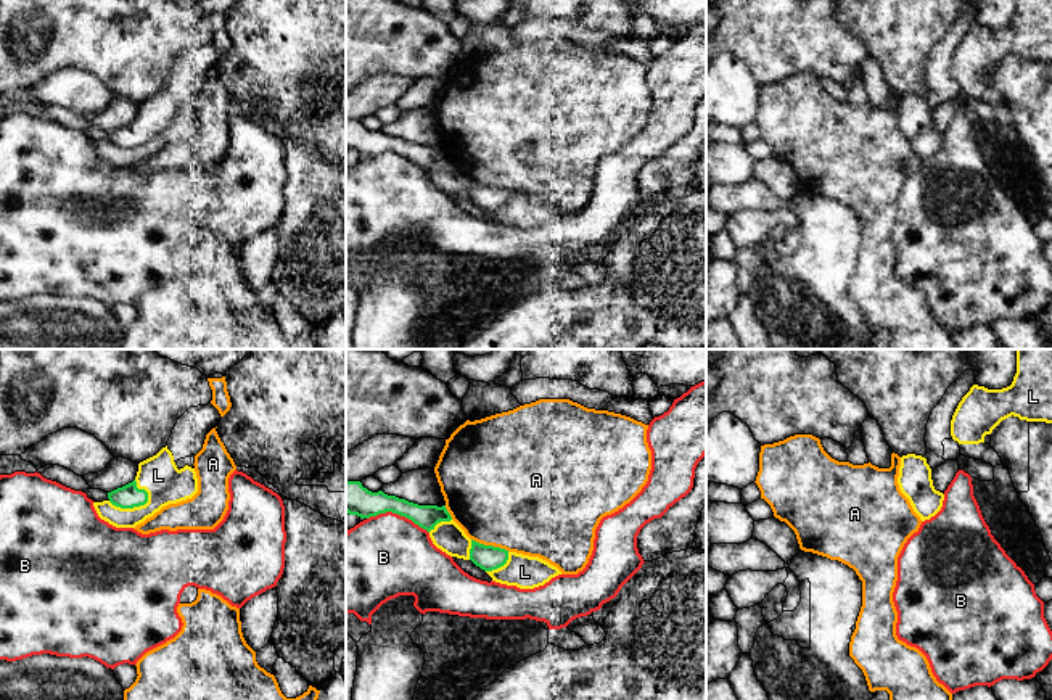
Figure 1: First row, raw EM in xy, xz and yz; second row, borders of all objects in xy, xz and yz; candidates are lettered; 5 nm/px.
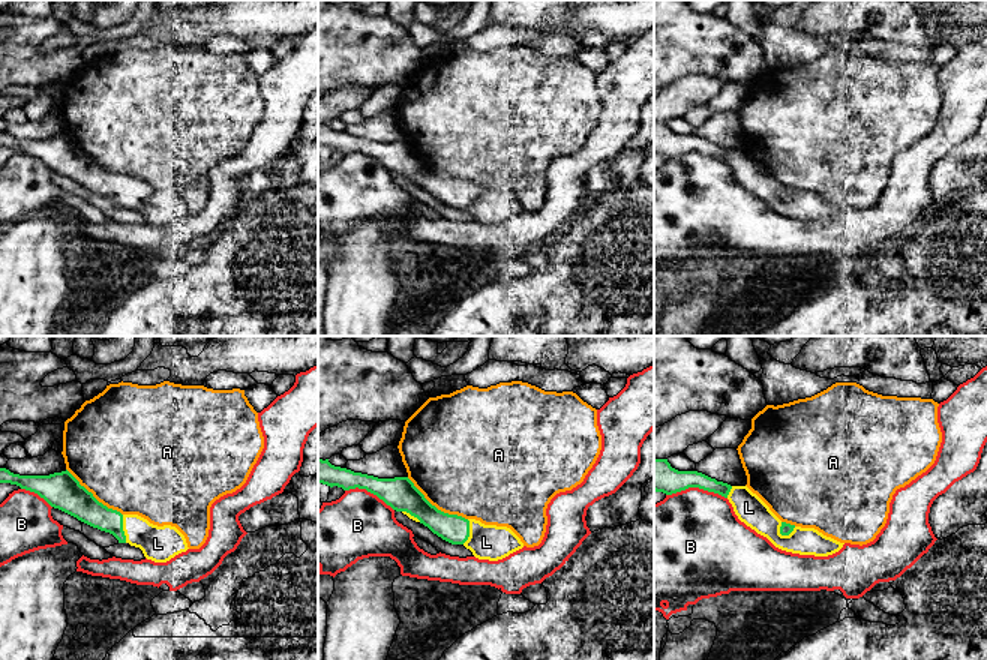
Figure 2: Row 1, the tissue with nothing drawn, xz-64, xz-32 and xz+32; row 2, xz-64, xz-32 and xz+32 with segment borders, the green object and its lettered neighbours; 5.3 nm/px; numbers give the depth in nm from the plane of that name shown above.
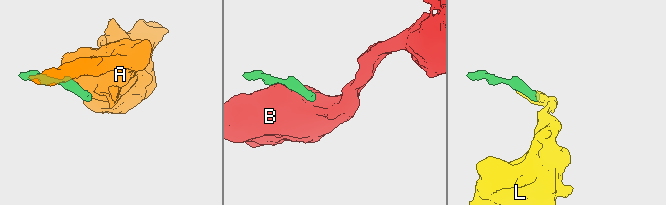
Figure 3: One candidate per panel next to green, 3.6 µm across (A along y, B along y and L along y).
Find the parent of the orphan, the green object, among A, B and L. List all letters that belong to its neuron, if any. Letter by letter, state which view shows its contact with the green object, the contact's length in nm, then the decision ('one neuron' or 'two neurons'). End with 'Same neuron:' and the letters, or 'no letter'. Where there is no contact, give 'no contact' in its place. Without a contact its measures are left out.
A: xz | 200 nm | two neurons
B: xz | 320 nm | two neurons
L: xy | 220 nm | one neuron
Same neuron: L

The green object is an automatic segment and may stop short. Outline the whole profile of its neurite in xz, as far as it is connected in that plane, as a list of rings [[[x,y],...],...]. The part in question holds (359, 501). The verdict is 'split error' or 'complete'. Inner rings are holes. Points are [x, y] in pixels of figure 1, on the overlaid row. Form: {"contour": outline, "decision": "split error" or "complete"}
{"contour": [[[346,481],[346,512],[360,518],[392,512],[412,520],[429,533],[433,544],[450,557],[471,560],[492,581],[534,589],[544,586],[561,571],[539,557],[508,552],[470,539],[452,520],[446,505],[418,505],[383,491],[372,492],[360,481]]], "decision": "split error"}

